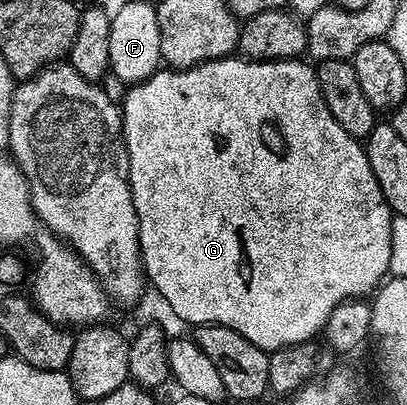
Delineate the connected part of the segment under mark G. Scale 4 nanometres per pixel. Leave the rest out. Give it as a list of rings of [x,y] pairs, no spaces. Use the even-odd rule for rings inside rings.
[[[231,56],[201,62],[198,66],[160,68],[151,78],[133,83],[120,103],[126,177],[132,192],[132,204],[136,208],[138,247],[145,281],[158,289],[167,308],[180,321],[191,322],[194,328],[227,326],[240,332],[244,340],[252,340],[252,344],[267,352],[311,341],[314,333],[325,327],[336,304],[377,291],[390,274],[391,208],[384,200],[384,192],[380,192],[380,184],[376,184],[376,172],[372,172],[372,164],[368,164],[365,145],[359,139],[348,136],[348,132],[336,124],[332,112],[328,112],[315,67],[309,64],[309,61],[296,58],[256,62]]]

